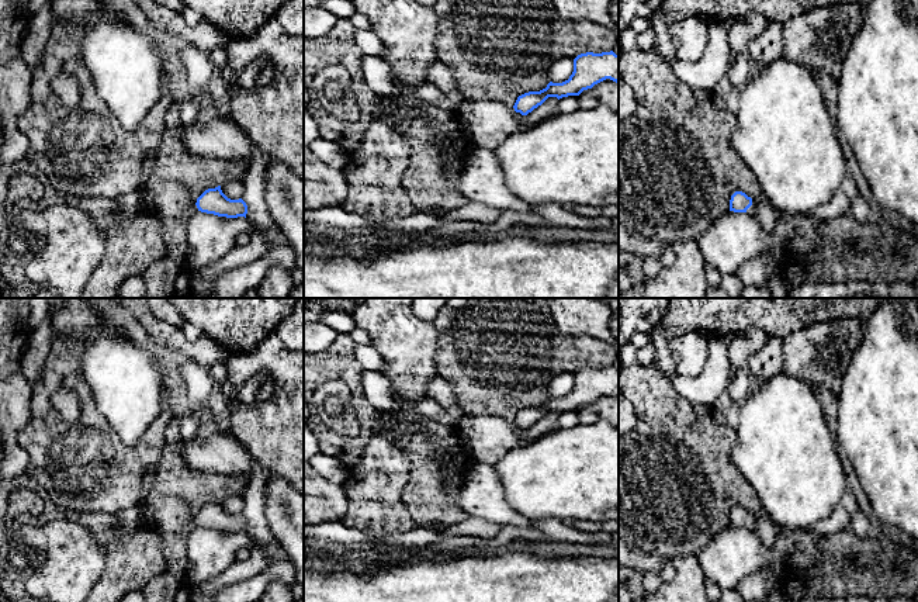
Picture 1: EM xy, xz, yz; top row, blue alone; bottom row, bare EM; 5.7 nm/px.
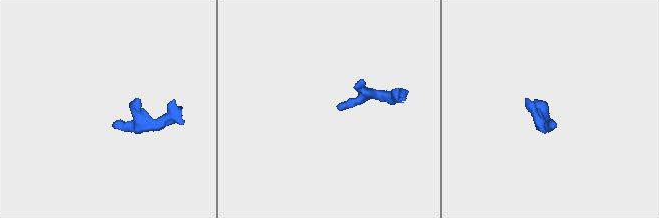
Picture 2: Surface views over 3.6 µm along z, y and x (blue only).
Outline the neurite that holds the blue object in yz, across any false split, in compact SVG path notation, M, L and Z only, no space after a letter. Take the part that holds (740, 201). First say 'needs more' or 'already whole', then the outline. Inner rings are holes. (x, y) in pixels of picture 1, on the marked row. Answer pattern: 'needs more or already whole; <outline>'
needs more; M735 191L731 196L730 211L734 211L734 212L748 212L749 215L758 218L752 198L748 197L742 191Z

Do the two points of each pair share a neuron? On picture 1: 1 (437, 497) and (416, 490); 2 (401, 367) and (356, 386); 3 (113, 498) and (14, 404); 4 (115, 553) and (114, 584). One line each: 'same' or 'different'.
1: same
2: different
3: different
4: same

